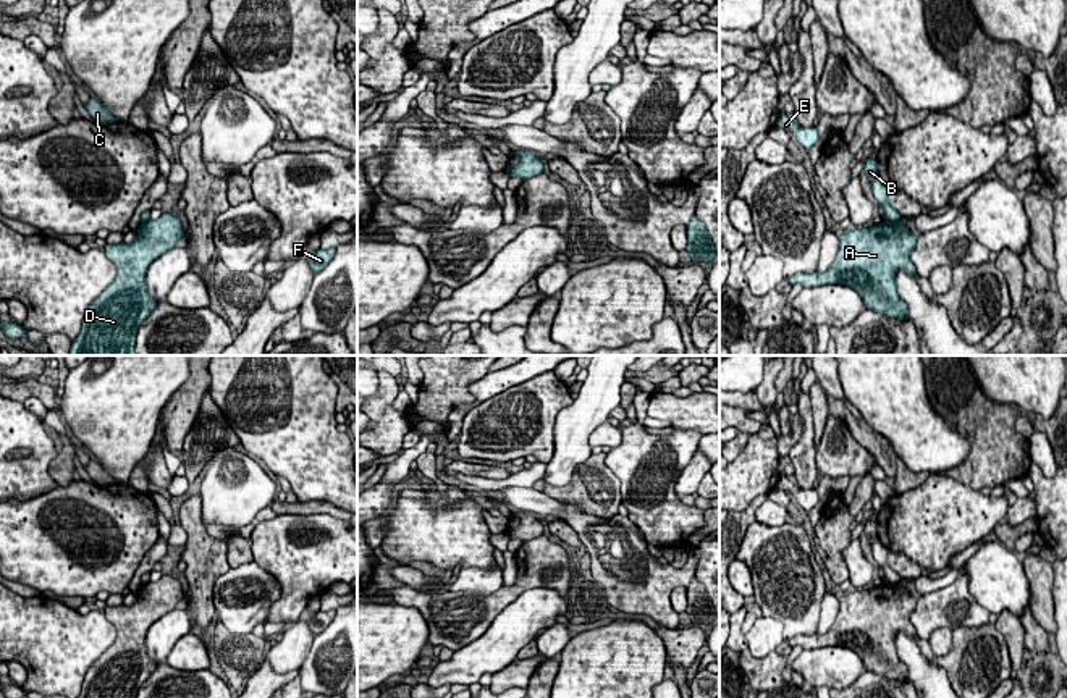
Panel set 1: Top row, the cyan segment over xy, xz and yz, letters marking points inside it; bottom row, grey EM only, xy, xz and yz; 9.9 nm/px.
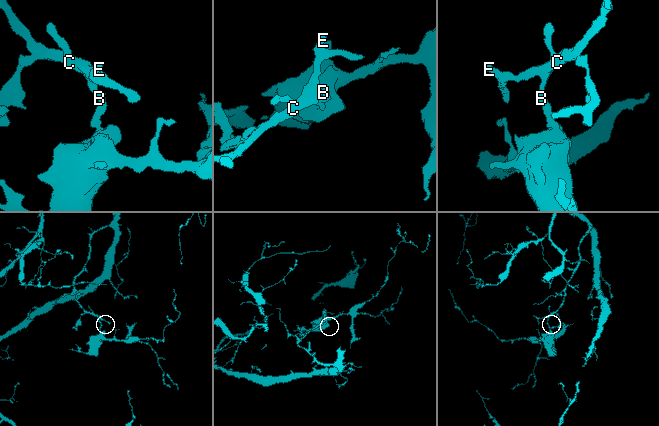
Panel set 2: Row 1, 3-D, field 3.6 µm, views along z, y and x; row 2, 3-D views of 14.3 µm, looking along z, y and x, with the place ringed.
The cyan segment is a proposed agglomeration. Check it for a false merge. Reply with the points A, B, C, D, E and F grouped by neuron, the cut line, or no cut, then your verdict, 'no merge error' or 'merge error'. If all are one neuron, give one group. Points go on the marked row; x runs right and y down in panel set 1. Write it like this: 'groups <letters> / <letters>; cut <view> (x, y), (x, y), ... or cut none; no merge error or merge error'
groups A D F / B C E; cut yz (891, 220), (898, 222); merge error

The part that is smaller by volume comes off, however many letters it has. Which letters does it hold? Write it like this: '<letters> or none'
A, D, F

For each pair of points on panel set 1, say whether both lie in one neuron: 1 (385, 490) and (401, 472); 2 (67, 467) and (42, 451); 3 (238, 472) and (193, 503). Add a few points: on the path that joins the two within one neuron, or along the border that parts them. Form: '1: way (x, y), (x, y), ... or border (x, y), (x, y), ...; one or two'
1: way (387, 485), (396, 475); one
2: border (59, 453), (49, 467), (49, 474), (57, 483); two
3: border (199, 496), (202, 524); two

